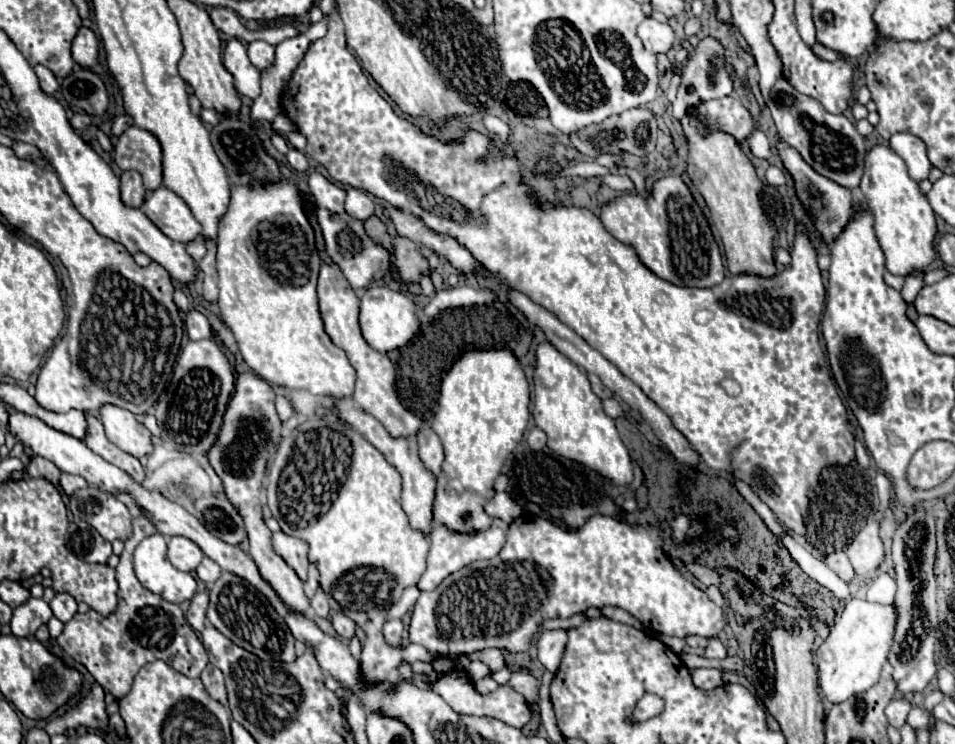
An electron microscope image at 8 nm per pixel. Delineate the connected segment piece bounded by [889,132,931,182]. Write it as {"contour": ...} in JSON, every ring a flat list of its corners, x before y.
{"contour":[[899,132,899,134,891,136,889,144,905,160,905,164,909,168,909,176,913,180,919,182,929,176,931,162,927,158,927,150,925,150,921,138,915,138,913,134,907,134,907,132]]}

